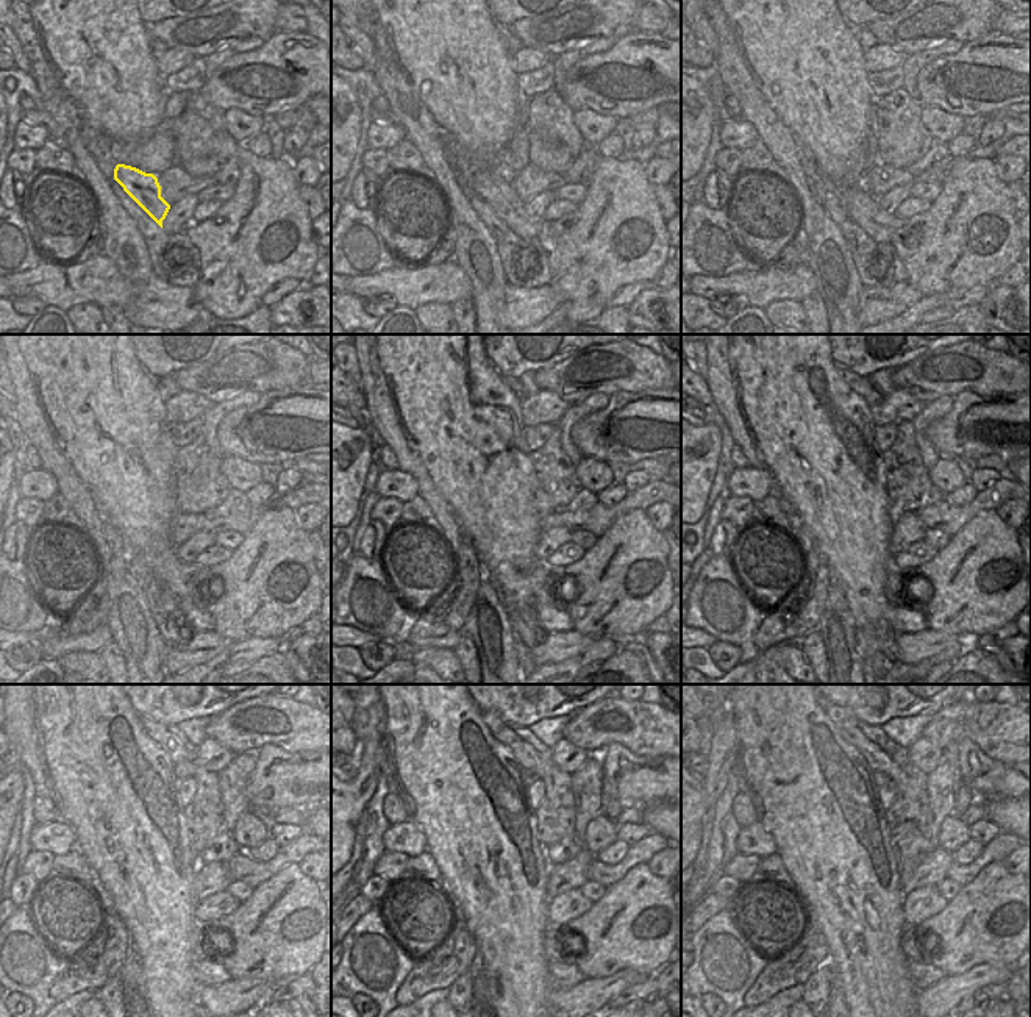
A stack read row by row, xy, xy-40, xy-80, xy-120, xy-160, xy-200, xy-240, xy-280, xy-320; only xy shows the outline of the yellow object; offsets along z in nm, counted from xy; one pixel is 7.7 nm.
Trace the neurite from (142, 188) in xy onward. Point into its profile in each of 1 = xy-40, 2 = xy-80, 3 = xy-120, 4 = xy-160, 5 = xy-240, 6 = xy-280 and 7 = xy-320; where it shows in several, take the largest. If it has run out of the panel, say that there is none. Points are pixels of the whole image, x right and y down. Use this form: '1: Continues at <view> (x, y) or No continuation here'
1: Continues at xy-40 (495, 191)
2: Continues at xy-80 (861, 206)
3: Continues at xy-120 (183, 580)
4: Continues at xy-160 (544, 580)
5: Continues at xy-240 (203, 942)
6: Continues at xy-280 (556, 947)
7: Continues at xy-320 (914, 949).

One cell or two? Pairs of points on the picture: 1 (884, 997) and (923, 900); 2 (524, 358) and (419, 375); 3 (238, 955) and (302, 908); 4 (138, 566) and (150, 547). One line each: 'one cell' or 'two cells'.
1: two cells
2: two cells
3: one cell
4: two cells

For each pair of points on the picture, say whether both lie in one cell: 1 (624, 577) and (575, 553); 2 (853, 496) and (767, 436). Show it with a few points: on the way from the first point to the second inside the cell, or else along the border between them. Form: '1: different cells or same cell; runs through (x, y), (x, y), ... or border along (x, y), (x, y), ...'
1: different cells; border along (586, 550), (578, 560), (564, 566)
2: same cell; runs through (831, 474), (795, 438), (789, 436)

